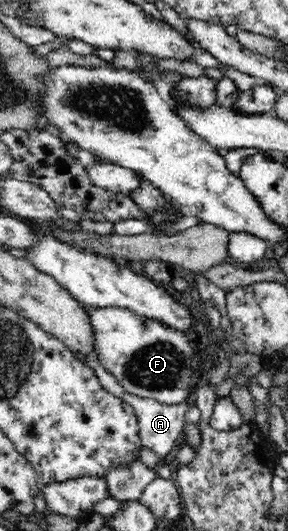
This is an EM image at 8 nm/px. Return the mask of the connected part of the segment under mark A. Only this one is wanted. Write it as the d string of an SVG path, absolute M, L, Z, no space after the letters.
M76 351L73 353L77 359L95 371L99 378L99 383L103 384L103 387L108 392L111 392L111 394L119 396L129 404L132 404L138 418L140 437L145 448L151 448L153 452L156 452L159 457L163 458L166 454L171 452L174 446L177 446L177 438L179 438L181 432L183 432L185 414L187 414L191 408L197 406L197 397L191 397L191 400L181 400L181 402L175 402L175 404L161 404L160 402L153 400L153 398L139 398L137 396L129 395L123 392L123 389L119 388L117 381L115 381L111 374L107 373L106 370L103 370L103 366L99 364L99 360L97 360L97 356L93 354L93 351L90 351L89 353Z

